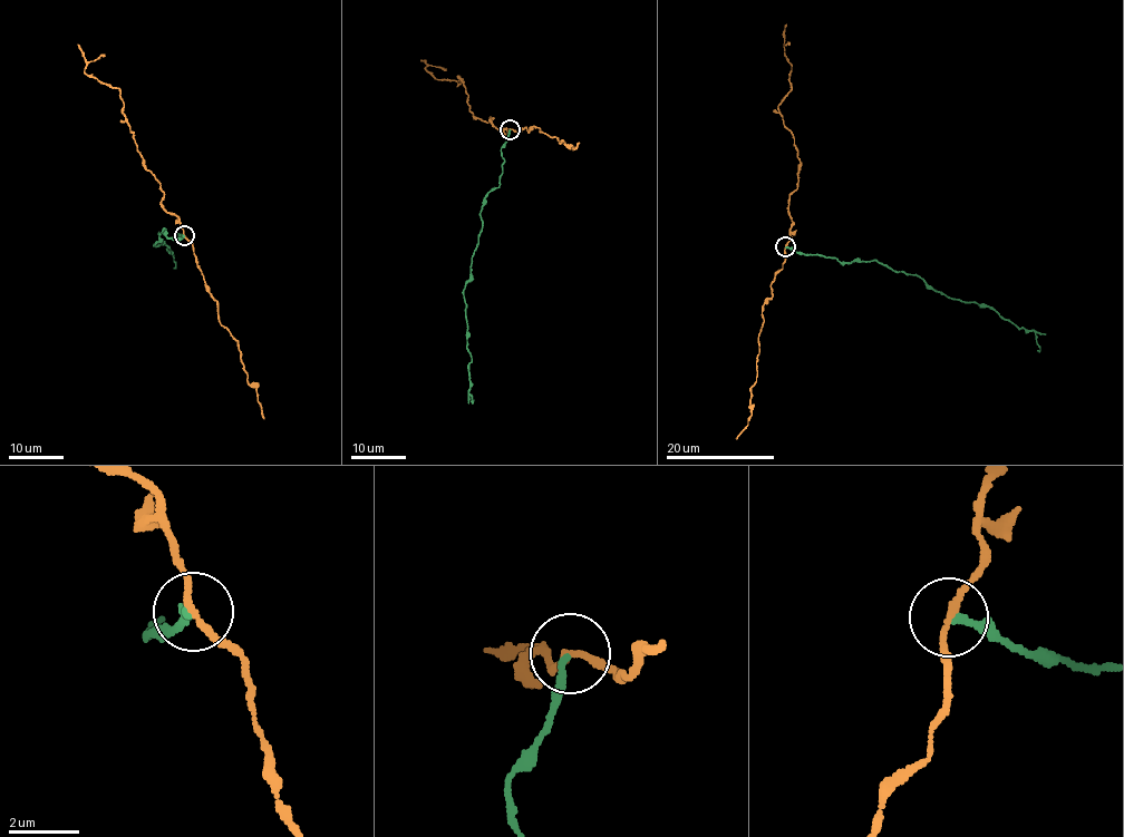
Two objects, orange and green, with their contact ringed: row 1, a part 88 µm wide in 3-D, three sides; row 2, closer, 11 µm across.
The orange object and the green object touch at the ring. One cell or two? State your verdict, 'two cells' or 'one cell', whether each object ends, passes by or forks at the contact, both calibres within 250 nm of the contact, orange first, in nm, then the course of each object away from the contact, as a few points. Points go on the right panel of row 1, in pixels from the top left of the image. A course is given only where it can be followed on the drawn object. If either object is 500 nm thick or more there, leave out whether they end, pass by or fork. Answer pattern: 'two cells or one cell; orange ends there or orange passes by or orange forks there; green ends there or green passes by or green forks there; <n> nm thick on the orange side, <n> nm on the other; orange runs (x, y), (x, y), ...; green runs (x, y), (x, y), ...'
two cells; orange passes by; green ends there; 180 nm thick on the orange side, 190 nm on the other; orange runs (785, 247), (792, 220), (788, 198), (800, 167), (794, 136), (778, 108), (791, 89), (784, 46), (790, 42); green runs (785, 247), (840, 262), (878, 261), (918, 274), (949, 298), (989, 305), (1032, 330), (1038, 349)

